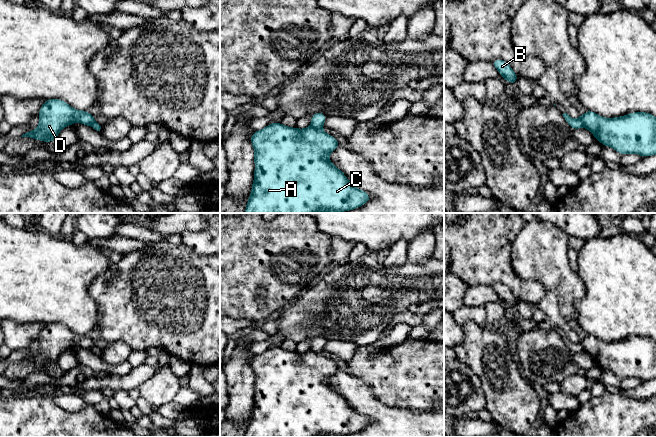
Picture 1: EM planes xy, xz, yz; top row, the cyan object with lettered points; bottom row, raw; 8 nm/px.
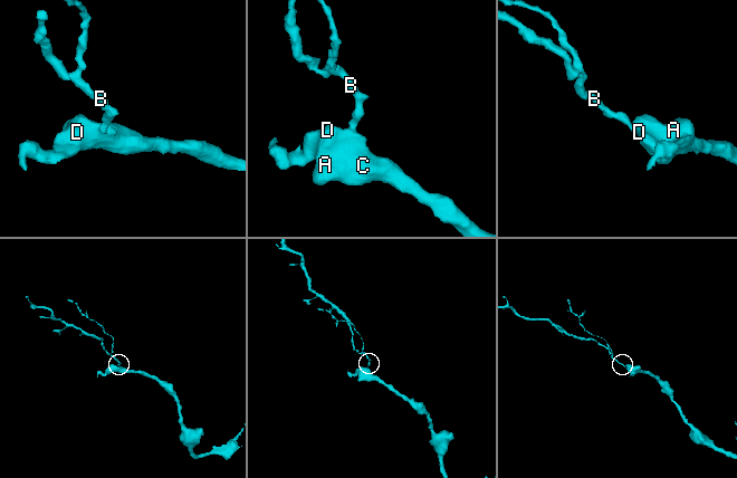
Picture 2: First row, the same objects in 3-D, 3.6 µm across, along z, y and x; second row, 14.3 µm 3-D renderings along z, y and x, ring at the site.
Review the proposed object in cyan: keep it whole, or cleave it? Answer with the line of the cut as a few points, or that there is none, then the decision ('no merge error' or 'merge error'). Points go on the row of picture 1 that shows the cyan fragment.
cut xz (311, 125), (320, 130); merge error

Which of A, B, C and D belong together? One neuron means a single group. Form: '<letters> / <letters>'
A C D / B

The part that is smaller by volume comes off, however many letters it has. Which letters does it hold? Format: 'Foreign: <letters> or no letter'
Foreign: B

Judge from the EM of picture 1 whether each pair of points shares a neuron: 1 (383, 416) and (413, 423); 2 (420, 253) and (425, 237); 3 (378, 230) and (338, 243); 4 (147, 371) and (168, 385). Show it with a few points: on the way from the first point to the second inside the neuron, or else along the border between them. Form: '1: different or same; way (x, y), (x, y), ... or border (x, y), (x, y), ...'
1: same; way (390, 423), (406, 423)
2: same; way (420, 249), (425, 241)
3: different; border (333, 238), (342, 238), (355, 242)
4: different; border (161, 366), (138, 389)

